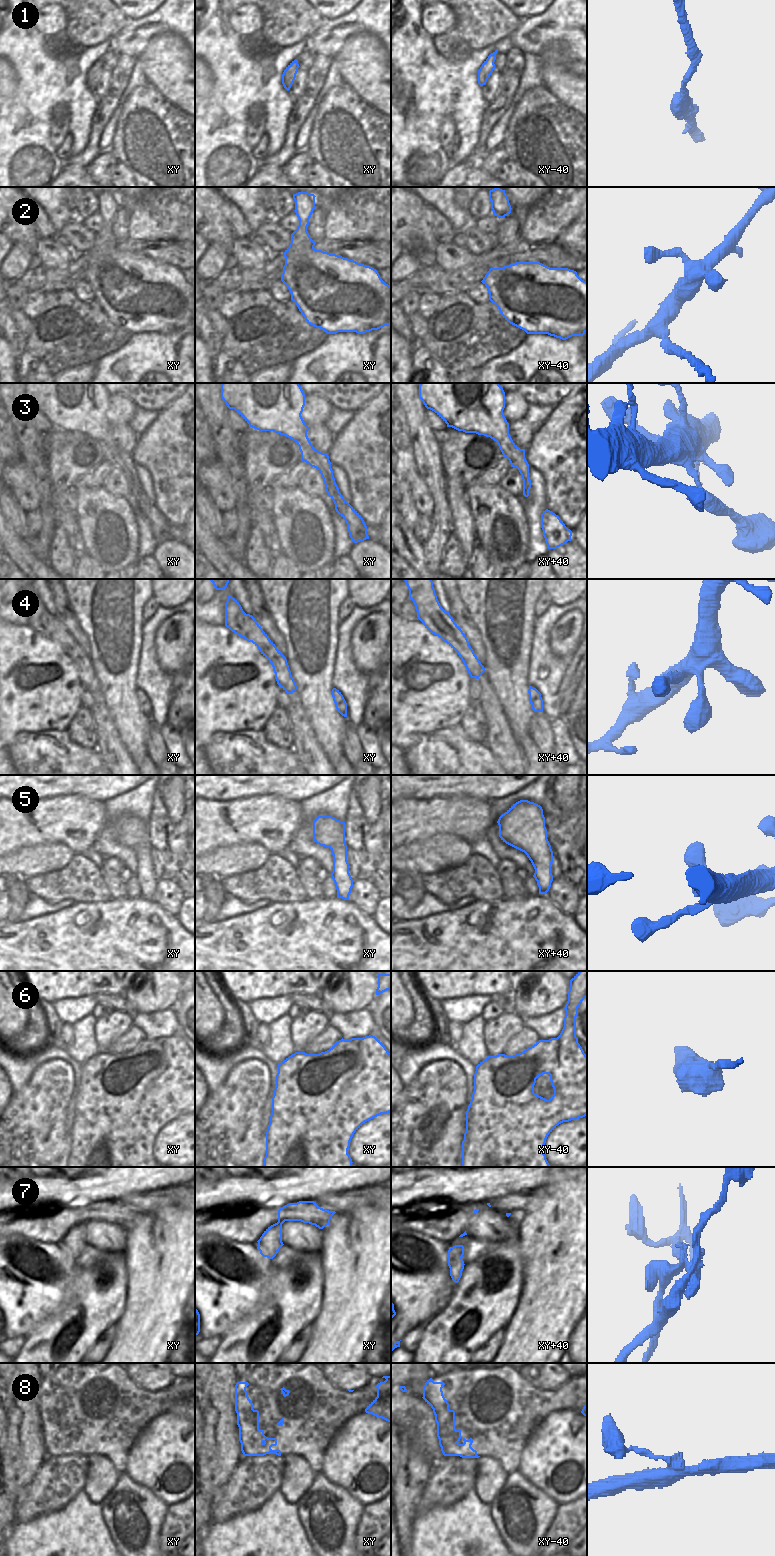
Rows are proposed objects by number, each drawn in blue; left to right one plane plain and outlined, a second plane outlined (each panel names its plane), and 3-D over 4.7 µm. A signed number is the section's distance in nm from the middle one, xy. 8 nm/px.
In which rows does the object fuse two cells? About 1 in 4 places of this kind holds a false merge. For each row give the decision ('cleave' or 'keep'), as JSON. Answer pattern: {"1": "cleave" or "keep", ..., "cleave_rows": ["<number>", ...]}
{"1": "keep", "2": "keep", "3": "keep", "4": "keep", "5": "keep", "6": "cleave", "7": "cleave", "8": "keep", "cleave_rows": ["6", "7"]}

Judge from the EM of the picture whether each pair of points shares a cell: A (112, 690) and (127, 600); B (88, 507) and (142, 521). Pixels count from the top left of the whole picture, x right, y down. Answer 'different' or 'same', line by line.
A: same
B: different

